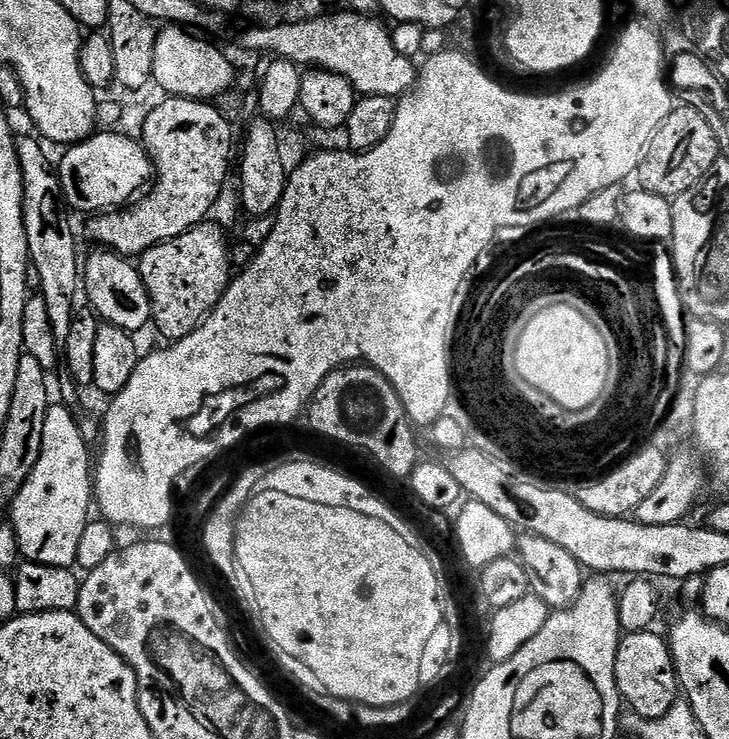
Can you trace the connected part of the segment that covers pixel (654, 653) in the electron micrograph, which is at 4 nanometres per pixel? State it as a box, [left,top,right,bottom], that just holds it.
[614,630,682,721]

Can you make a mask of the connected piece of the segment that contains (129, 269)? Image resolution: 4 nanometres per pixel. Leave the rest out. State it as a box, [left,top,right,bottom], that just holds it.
[82,247,152,333]

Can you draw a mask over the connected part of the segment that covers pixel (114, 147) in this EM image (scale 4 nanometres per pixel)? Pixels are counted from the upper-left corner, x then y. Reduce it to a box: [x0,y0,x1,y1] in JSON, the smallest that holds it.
[58,130,154,214]

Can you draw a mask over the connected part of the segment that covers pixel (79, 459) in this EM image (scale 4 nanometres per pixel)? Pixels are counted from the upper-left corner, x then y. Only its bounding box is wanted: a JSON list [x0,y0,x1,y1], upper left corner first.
[10,403,94,568]

